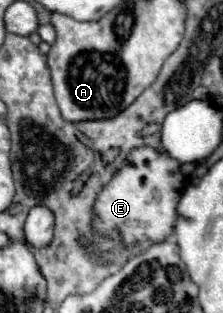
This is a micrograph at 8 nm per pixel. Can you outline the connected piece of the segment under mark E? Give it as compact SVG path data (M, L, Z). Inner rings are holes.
M136 148L126 158L124 166L116 172L110 184L98 194L94 202L94 226L112 238L120 238L124 244L142 242L144 246L164 242L178 218L176 204L184 192L184 178L180 164L166 152L154 148Z

